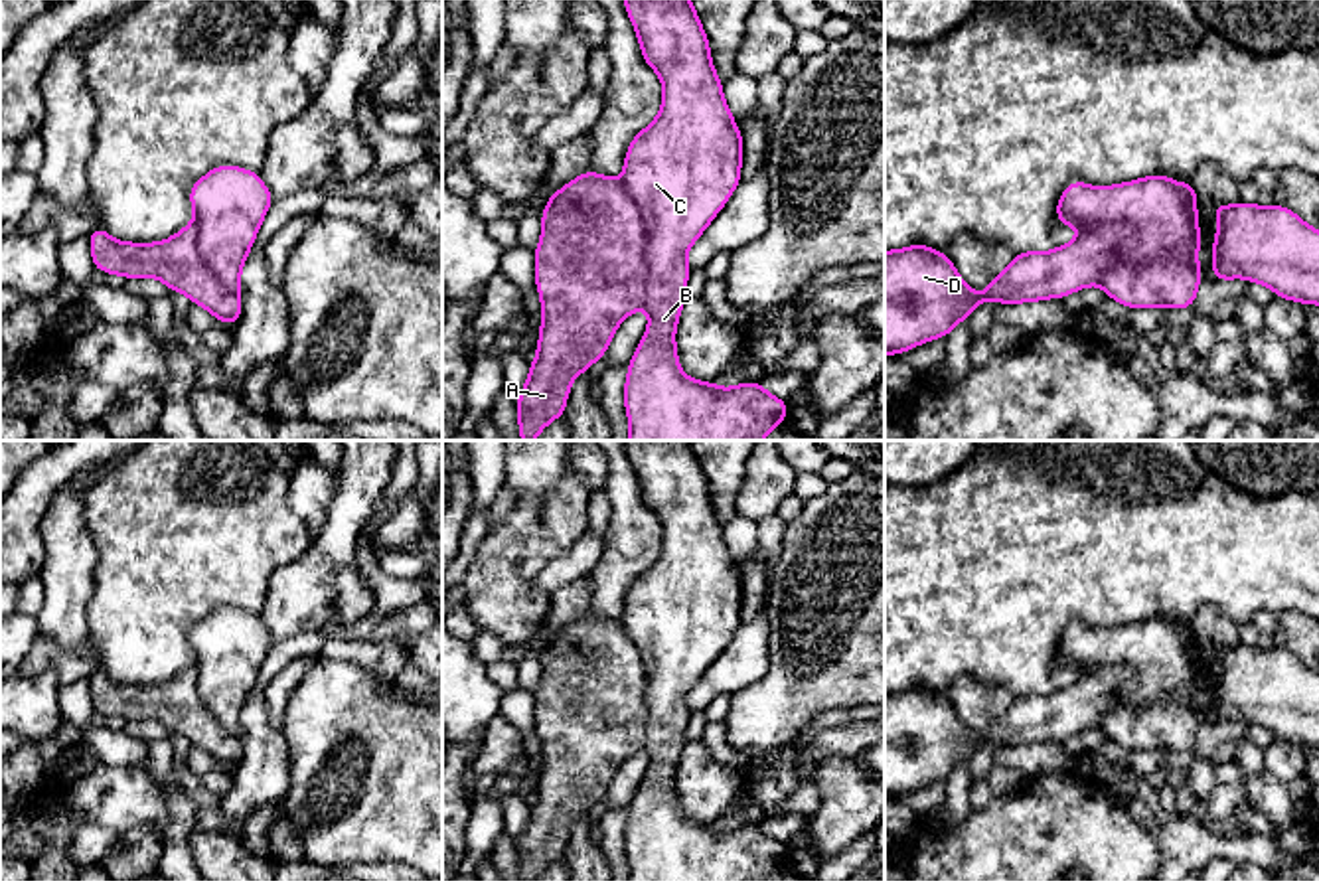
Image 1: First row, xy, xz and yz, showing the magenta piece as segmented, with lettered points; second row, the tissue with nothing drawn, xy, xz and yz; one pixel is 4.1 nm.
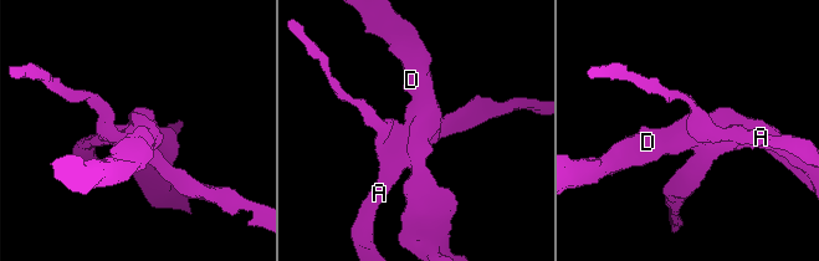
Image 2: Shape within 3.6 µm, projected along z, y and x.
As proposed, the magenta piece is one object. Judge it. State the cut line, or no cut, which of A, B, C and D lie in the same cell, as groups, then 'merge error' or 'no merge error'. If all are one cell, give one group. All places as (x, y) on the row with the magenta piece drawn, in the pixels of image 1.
cut in xz along (620, 182), (638, 208), (646, 232), (644, 307); A / B C D; merge error

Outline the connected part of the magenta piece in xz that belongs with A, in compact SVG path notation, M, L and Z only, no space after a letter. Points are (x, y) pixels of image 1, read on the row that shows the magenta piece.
M590 168L547 198L543 233L535 247L535 286L541 296L541 332L535 361L517 403L521 440L565 417L571 381L600 358L626 316L644 308L648 290L648 231L640 207L620 180Z

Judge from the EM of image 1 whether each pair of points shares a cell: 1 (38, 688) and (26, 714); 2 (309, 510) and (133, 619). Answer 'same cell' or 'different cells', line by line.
1: same cell
2: different cells

